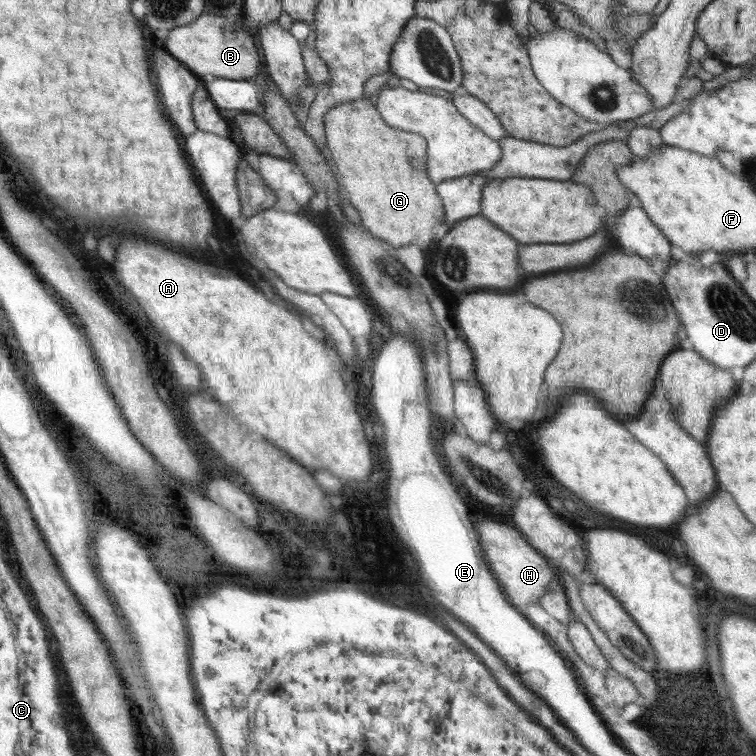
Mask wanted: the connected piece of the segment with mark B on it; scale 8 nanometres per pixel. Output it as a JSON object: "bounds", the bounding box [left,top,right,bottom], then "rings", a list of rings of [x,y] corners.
{"bounds":[164,14,260,80],"rings":[[[201,14],[189,25],[176,27],[164,40],[164,50],[196,76],[210,74],[216,78],[242,80],[256,75],[260,66],[254,36],[236,28],[236,23],[228,24],[224,16],[216,14]]]}

